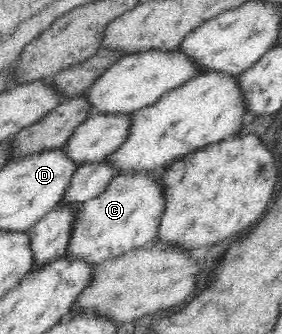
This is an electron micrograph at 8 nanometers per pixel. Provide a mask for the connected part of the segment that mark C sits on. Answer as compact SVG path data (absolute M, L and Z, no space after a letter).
M157 175L114 176L102 193L80 204L73 215L66 256L72 261L99 264L157 239L164 200Z

